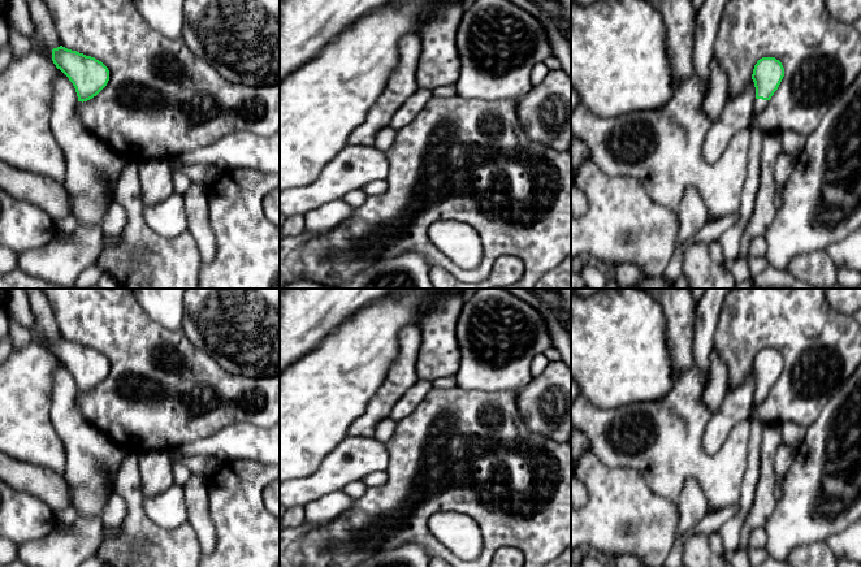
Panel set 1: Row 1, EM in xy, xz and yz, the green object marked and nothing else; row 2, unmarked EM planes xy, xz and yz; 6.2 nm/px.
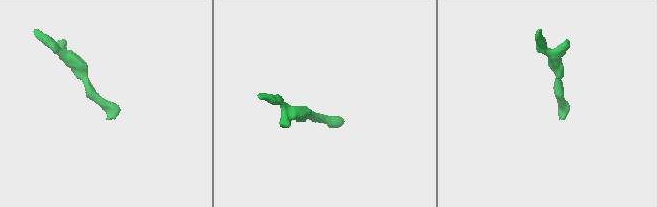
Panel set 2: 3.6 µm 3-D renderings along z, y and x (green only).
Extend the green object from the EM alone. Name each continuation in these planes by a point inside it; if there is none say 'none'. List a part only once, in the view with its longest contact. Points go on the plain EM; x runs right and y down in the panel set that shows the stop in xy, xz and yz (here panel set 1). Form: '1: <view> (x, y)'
1: yz (760, 395)

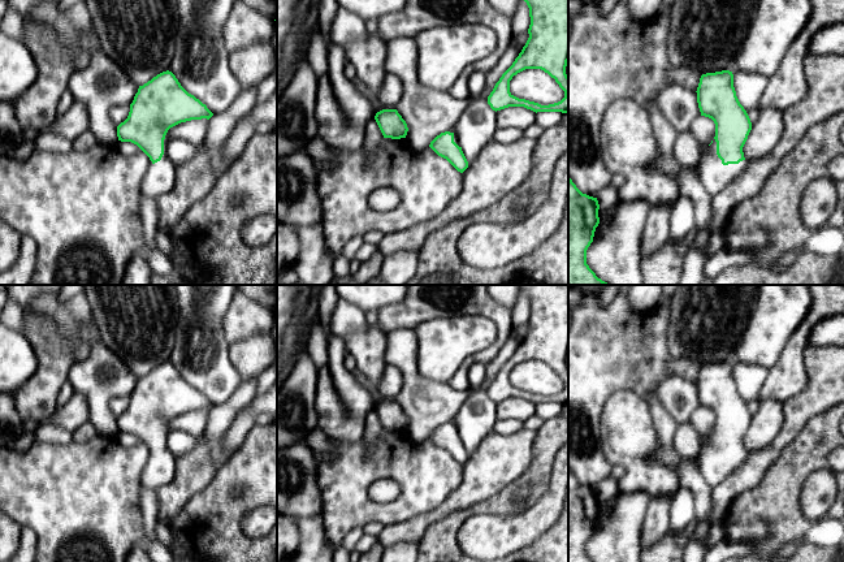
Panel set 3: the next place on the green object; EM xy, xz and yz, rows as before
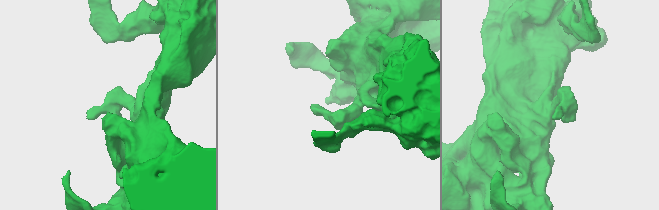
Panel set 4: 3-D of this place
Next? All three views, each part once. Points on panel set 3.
1: yz (715, 468)

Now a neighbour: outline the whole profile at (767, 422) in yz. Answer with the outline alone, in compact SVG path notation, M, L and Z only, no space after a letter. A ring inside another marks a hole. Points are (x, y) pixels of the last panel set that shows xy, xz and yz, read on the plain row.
M775 399L759 402L758 411L743 438L745 451L757 451L767 446L783 427L783 405Z

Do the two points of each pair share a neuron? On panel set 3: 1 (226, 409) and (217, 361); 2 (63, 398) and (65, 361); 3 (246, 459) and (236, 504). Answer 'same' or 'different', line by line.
1: different
2: different
3: same

